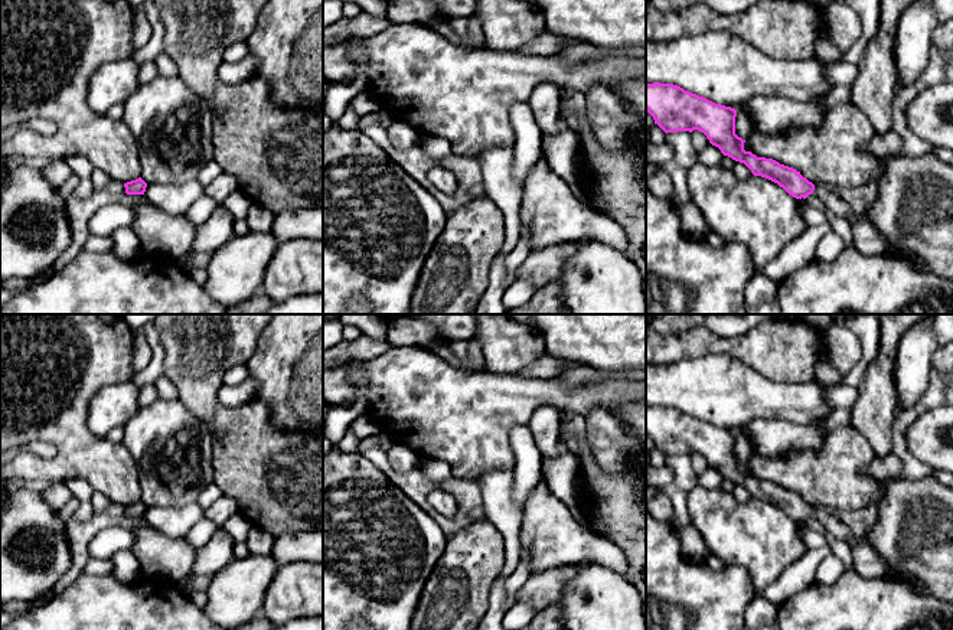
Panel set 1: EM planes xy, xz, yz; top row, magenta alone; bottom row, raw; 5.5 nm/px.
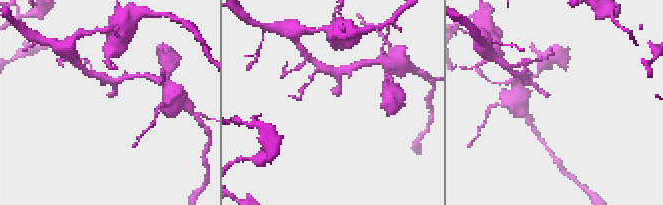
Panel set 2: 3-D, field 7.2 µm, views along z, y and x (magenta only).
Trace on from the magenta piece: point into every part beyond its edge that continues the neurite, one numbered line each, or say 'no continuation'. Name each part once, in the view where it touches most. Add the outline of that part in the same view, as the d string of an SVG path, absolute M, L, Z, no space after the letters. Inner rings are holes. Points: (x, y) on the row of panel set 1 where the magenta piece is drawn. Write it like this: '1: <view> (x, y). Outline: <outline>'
1: yz (832, 202). Outline: M815 185L813 195L822 202L825 212L832 212L838 216L854 215L851 206L832 187Z

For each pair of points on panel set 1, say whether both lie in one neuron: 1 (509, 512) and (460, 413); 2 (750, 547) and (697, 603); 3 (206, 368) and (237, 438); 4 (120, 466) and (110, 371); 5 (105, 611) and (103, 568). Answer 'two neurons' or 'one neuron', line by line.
1: two neurons
2: two neurons
3: one neuron
4: one neuron
5: two neurons

